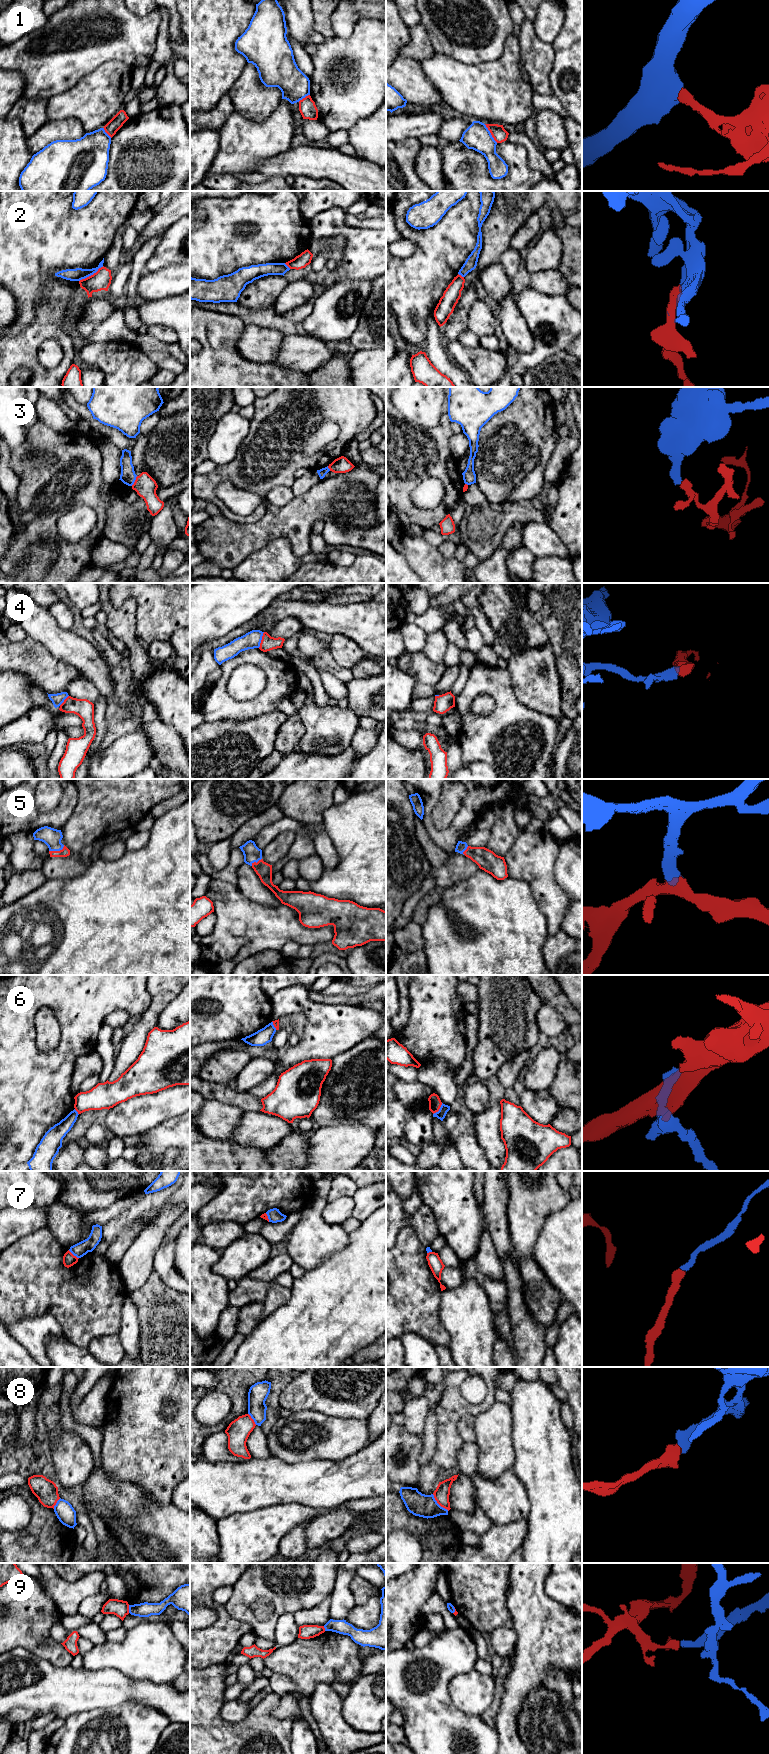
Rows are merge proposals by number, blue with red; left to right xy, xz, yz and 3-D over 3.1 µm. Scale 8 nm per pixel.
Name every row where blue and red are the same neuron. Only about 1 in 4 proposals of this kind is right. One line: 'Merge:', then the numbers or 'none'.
Merge: 5

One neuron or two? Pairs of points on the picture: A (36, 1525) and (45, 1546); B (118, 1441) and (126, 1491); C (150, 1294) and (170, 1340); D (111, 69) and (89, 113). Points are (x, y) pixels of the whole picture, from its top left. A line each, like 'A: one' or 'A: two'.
A: one
B: two
C: one
D: one

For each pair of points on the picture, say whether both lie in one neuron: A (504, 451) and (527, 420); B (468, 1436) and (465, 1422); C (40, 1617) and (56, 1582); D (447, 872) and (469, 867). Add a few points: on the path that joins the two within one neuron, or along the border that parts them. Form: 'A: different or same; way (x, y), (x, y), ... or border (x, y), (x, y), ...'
A: same; way (509, 443), (522, 428)
B: same; way (468, 1433), (466, 1425)
C: different; border (39, 1584), (43, 1592), (62, 1615)
D: same; way (452, 872), (458, 867), (464, 867)

